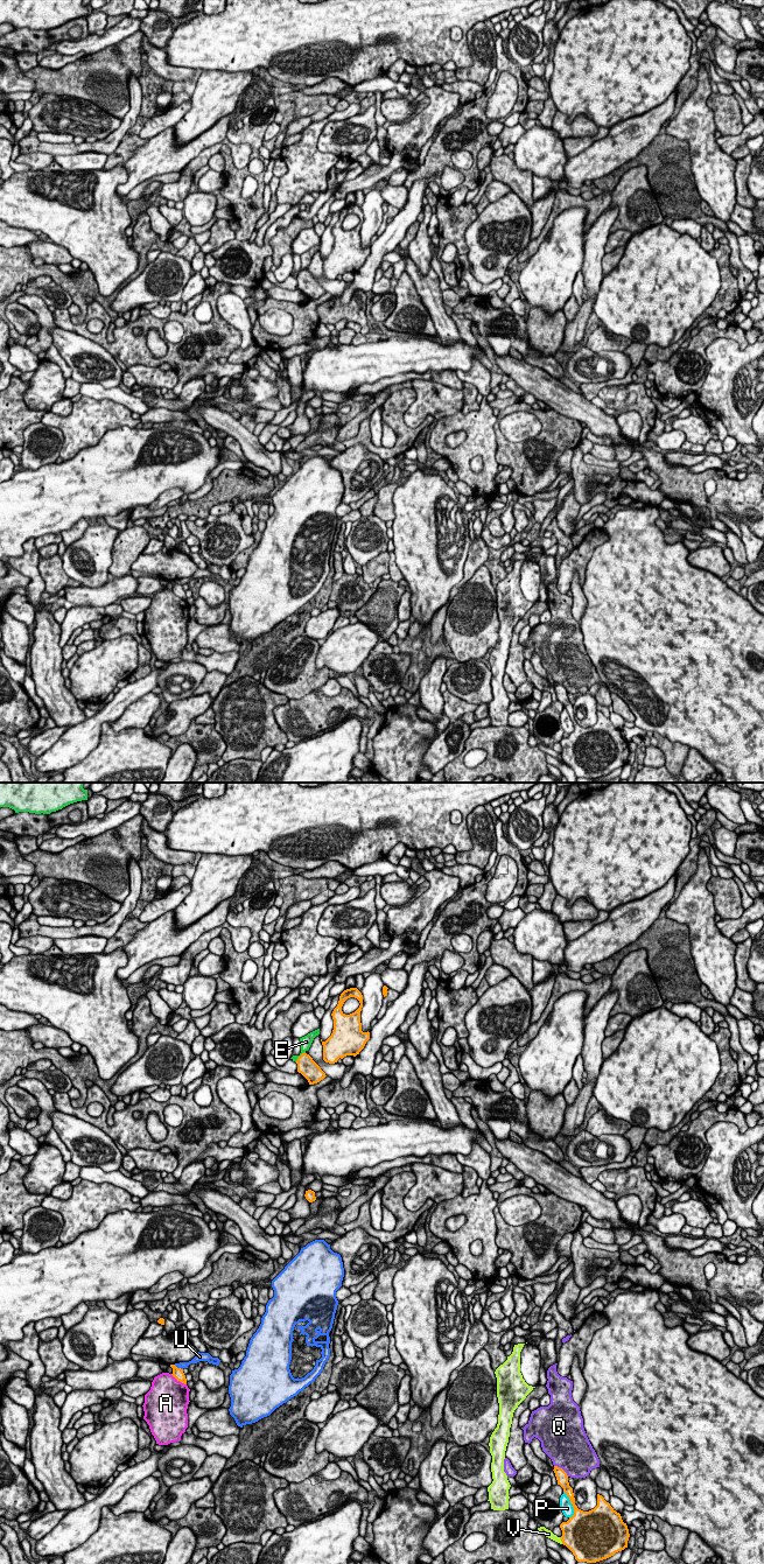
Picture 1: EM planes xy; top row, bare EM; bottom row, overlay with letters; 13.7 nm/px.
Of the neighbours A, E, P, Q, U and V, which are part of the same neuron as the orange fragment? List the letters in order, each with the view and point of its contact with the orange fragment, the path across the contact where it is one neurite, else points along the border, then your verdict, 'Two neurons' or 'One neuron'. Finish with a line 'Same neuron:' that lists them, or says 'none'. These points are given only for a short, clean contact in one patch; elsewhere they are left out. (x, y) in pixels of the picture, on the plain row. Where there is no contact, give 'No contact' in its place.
A: Touches orange at xy (179, 596). Boundary: xy (170, 590), (186, 601). Two neurons
E: Touches orange at xy (299, 273). Two neurons
P: Touches orange at xy (572, 720). Two neurons
Q: Touches orange at xy (561, 685). Two neurons
U: Touches orange at xy (179, 584). Two neurons
V: Touches orange at xy (561, 756). Two neurons
Same neuron: none

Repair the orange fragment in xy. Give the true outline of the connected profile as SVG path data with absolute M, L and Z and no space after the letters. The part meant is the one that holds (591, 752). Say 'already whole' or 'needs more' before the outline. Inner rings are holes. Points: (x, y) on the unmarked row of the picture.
already whole; M554 682L553 687L558 701L563 704L574 724L574 731L567 738L562 738L560 744L562 760L573 769L575 776L596 779L628 764L630 750L621 730L600 710L594 725L589 728L579 725L567 689L558 682Z

